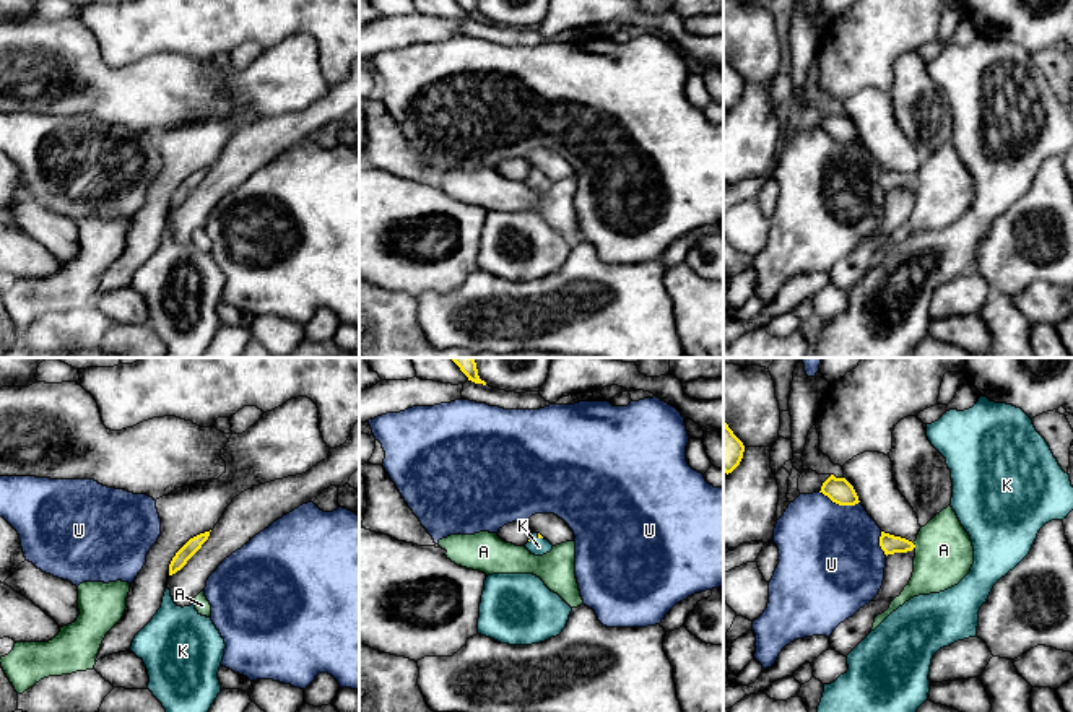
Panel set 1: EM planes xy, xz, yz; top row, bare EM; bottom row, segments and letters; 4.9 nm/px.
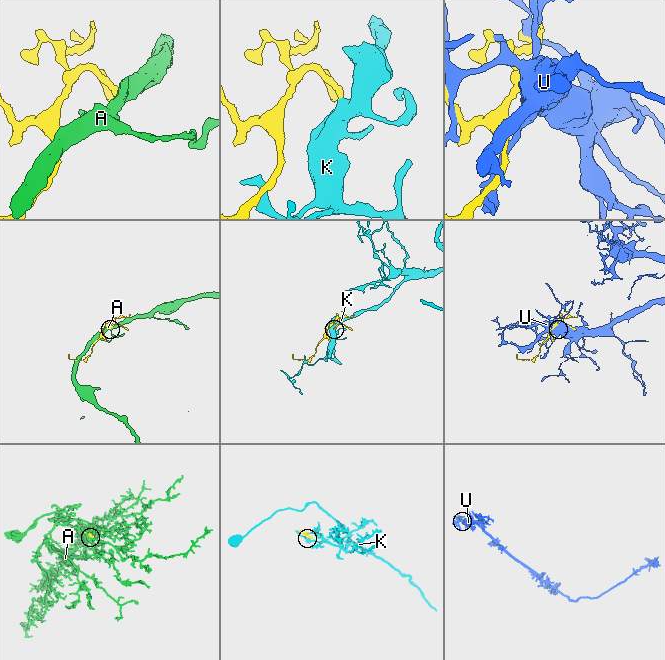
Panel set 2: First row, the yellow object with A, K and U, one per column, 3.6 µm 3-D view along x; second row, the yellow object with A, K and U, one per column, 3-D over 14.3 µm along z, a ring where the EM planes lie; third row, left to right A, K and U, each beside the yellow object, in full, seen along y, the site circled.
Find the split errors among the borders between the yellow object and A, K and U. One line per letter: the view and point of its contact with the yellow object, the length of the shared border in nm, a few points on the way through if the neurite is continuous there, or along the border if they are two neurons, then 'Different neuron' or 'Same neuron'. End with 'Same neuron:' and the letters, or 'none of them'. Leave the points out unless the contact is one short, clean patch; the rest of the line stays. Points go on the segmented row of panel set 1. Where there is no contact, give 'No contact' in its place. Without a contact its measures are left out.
A: Touches yellow at yz (914, 545). Shared border 30 nm. Boundary: yz (912, 543), (916, 547). Different neuron
K: Touches yellow at xz (540, 537). Shared border 40 nm. Path across: xz (538, 534), (540, 537), (538, 547). Same neuron
U: Touches yellow at yz (839, 504). Shared border 200 nm. Different neuron
Same neuron: K

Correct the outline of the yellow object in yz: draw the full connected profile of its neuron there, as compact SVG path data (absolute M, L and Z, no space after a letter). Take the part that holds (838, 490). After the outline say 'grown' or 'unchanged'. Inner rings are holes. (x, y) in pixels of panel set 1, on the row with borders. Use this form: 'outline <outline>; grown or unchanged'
outline M834 475L823 483L819 493L839 506L855 506L860 502L854 486L845 478L836 478Z; unchanged

